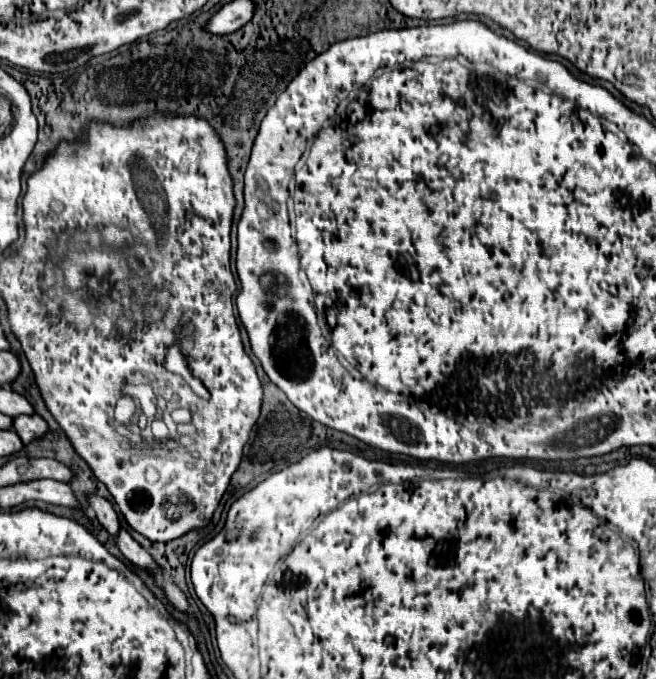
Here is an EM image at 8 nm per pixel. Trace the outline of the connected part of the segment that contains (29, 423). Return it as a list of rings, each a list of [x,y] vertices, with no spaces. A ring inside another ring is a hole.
[[[32,414],[32,416],[18,416],[18,418],[14,418],[12,428],[22,438],[22,442],[28,444],[34,438],[40,438],[42,434],[46,434],[48,424],[42,422],[42,418],[38,418],[38,414]]]

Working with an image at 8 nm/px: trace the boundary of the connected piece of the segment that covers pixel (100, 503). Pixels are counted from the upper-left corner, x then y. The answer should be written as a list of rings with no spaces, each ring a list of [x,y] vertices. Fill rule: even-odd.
[[[88,494],[86,500],[88,500],[90,508],[94,510],[98,522],[100,522],[112,536],[116,536],[116,532],[118,532],[118,528],[120,528],[120,522],[118,522],[118,516],[116,516],[112,504],[110,504],[106,498],[98,496],[98,494]]]

